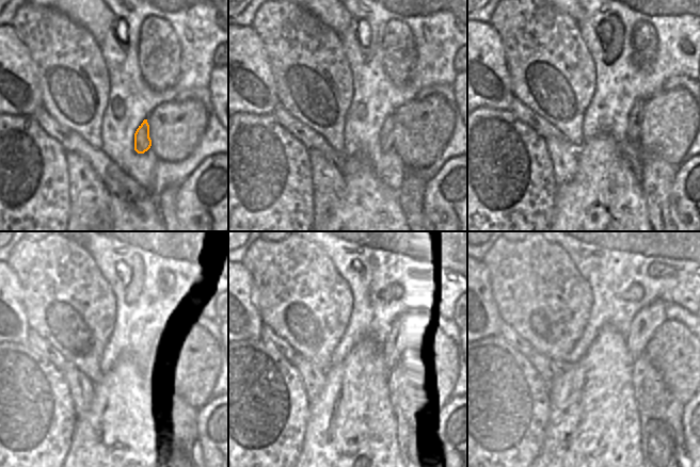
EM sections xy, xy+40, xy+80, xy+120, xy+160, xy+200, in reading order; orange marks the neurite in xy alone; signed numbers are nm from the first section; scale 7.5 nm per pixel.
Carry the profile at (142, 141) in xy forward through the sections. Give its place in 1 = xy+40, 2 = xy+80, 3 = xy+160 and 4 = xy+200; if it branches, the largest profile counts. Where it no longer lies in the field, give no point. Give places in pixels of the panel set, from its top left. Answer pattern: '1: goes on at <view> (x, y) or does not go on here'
1: goes on at xy+40 (386, 133)
2: goes on at xy+80 (634, 117)
3: goes on at xy+160 (403, 328)
4: goes on at xy+200 (645, 324)

